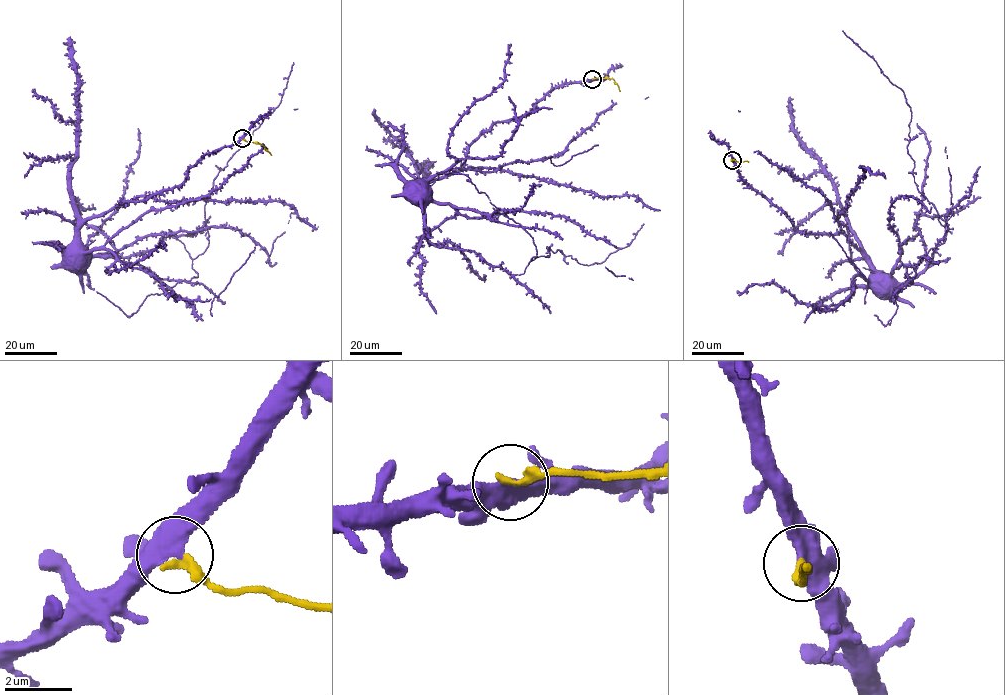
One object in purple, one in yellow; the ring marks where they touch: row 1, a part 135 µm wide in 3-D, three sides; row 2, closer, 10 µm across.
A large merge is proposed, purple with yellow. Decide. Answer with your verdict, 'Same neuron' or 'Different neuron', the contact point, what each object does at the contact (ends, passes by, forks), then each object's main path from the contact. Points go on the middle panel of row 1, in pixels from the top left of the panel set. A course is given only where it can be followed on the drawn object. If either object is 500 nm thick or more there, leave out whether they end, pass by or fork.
Different neuron. Place: (592, 79). At the ring purple passes by. At the ring yellow ends. Course of purple: (593, 79), (557, 86), (527, 114), (497, 121), (469, 146), (461, 168), (432, 180), (416, 193), (414, 189). Course of yellow: (593, 79), (611, 78), (620, 91)

